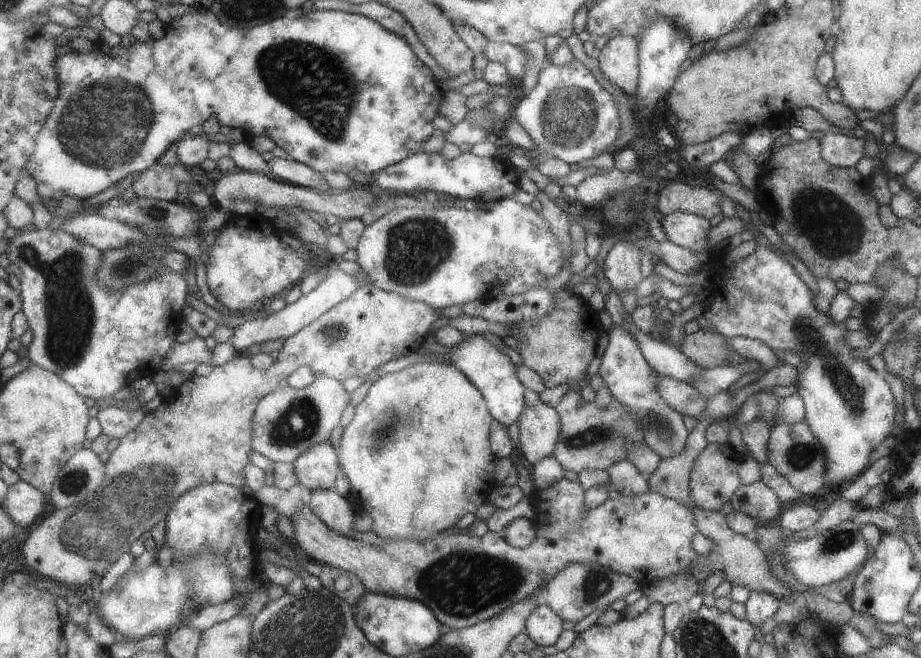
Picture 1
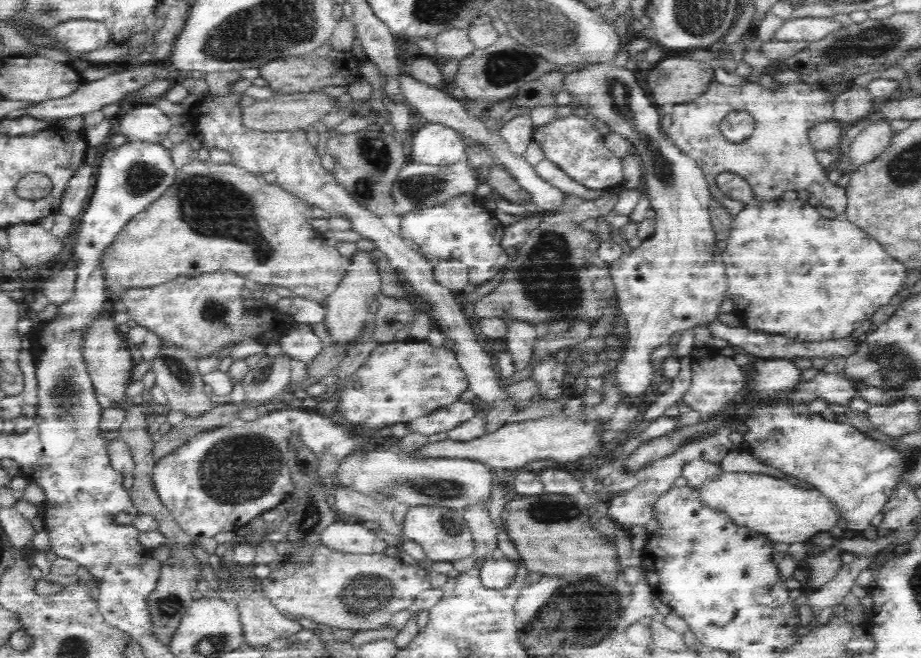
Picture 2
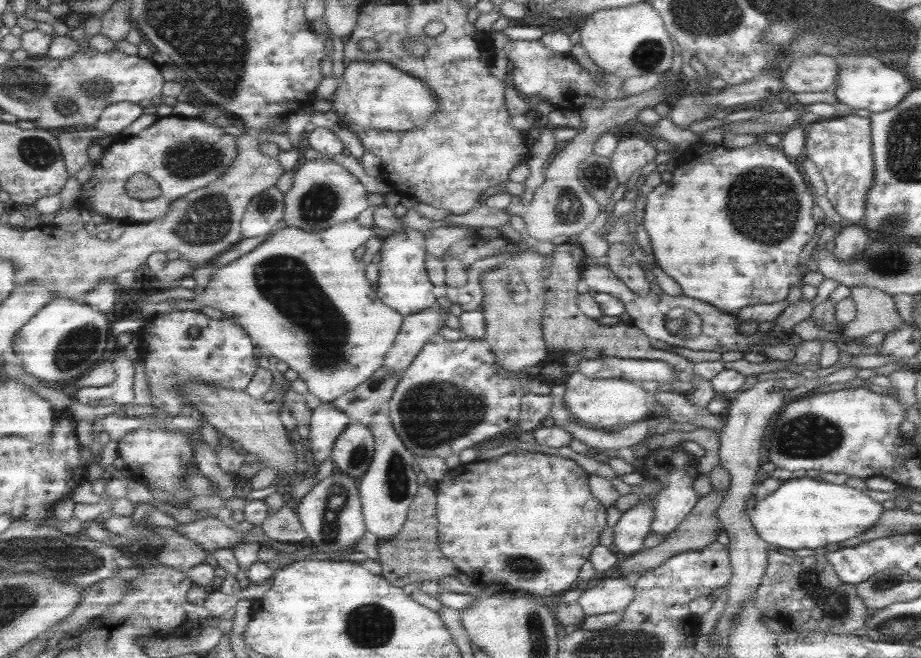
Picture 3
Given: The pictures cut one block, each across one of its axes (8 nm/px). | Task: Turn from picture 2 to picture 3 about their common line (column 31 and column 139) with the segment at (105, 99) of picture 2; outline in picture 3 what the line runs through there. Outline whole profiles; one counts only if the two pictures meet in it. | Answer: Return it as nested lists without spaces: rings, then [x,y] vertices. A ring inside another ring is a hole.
[[[119,102],[104,110],[95,128],[107,135],[115,134],[117,136],[121,130],[133,124],[139,116],[143,116],[143,108],[139,104]]]

